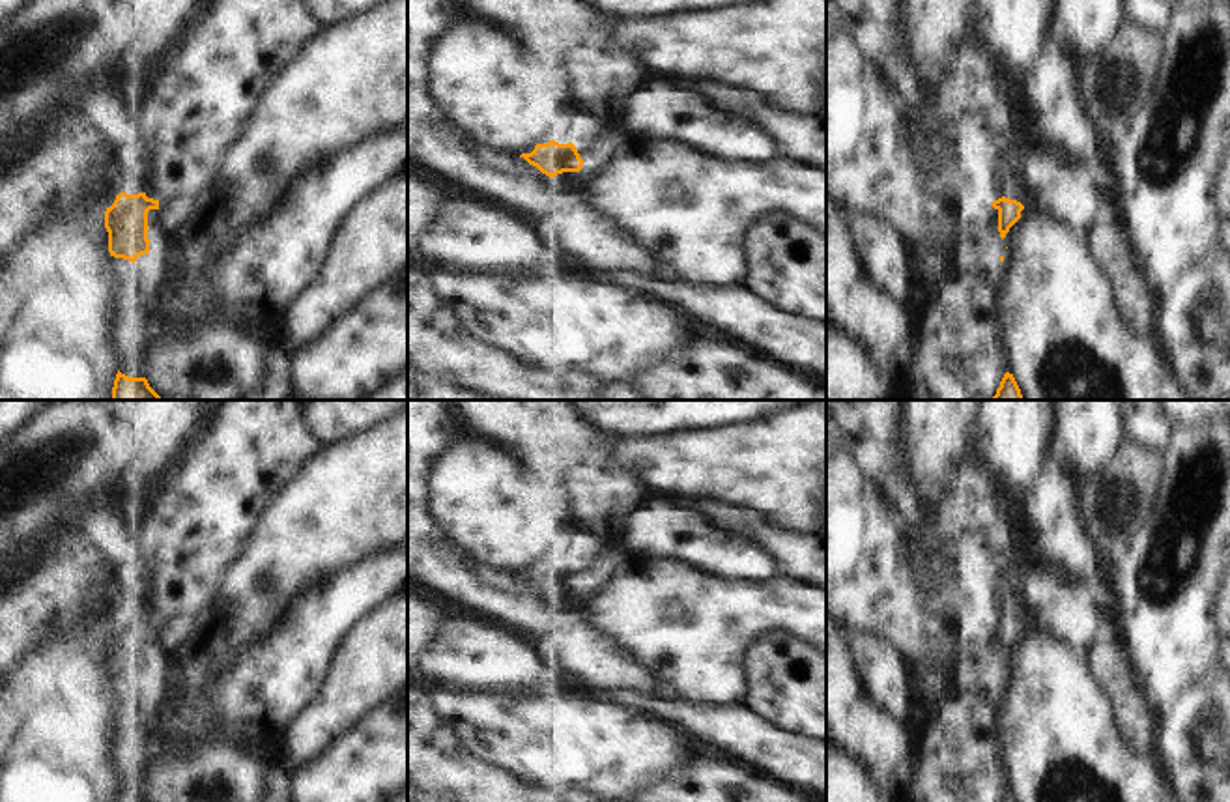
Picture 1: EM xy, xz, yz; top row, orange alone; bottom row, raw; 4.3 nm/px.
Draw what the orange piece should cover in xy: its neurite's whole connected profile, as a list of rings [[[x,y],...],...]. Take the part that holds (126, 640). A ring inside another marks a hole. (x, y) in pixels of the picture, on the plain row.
[[[219,400],[213,406],[204,430],[166,482],[142,503],[131,501],[116,514],[125,557],[136,566],[125,574],[127,585],[146,580],[148,589],[144,611],[120,611],[105,630],[110,675],[135,682],[150,671],[150,628],[159,630],[161,645],[176,647],[181,634],[207,619],[228,570],[247,551],[271,503],[323,447],[308,424],[303,400]]]

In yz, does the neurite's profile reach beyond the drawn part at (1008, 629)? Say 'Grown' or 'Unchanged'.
Grown

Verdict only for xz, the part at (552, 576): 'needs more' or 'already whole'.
needs more

